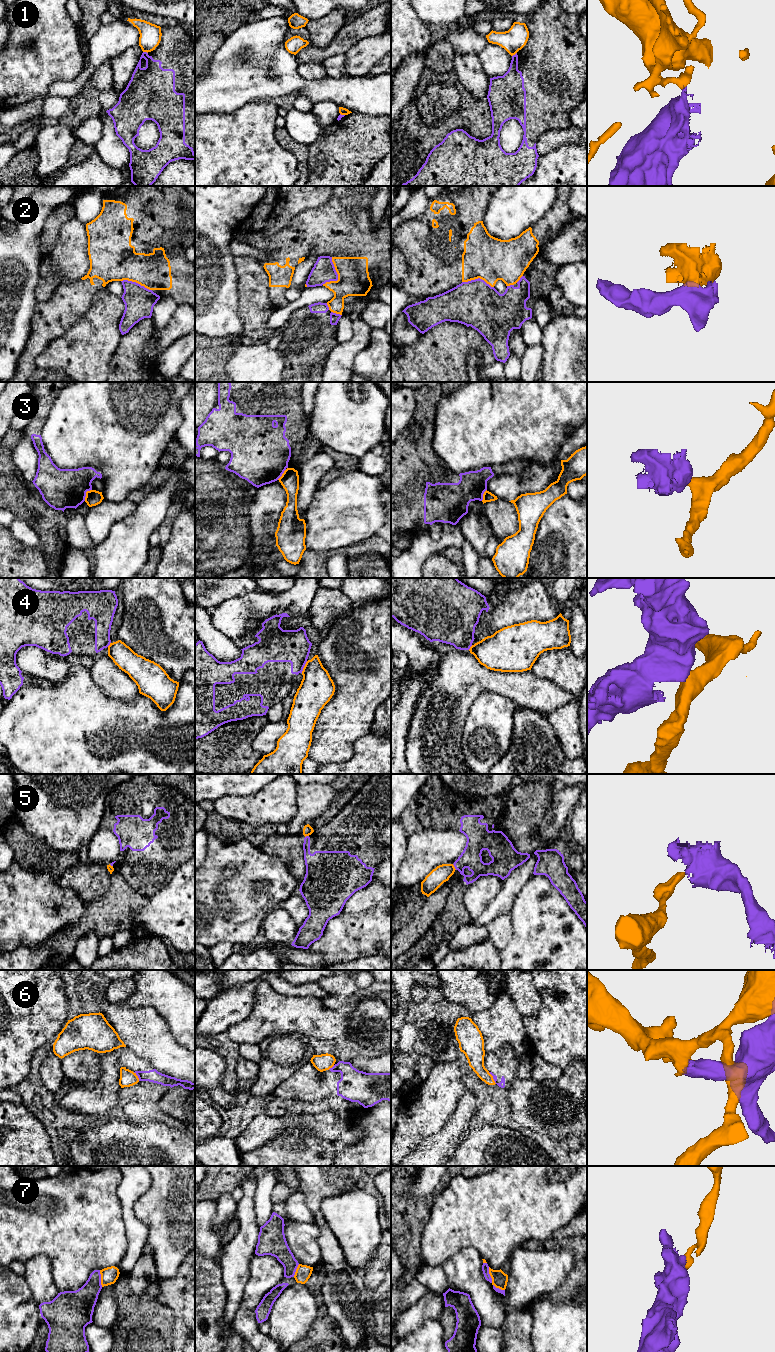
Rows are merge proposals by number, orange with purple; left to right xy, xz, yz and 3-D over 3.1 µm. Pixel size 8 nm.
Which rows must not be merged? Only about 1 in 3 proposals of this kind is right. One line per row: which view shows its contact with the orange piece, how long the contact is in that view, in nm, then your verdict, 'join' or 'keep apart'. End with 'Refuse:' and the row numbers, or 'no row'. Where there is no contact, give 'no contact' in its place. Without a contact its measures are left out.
1: meets orange in xy; contact 40 nm long; keep apart
2: meets orange in xz; contact 240 nm long; keep apart
3: meets orange in xy; contact 110 nm long; keep apart
4: meets orange in xz; contact 110 nm long; keep apart
5: meets orange in yz; contact 60 nm long; keep apart
6: meets orange in yz; contact 120 nm long; keep apart
7: meets orange in xy; contact 140 nm long; keep apart
Refuse: 1, 2, 3, 4, 5, 6, 7

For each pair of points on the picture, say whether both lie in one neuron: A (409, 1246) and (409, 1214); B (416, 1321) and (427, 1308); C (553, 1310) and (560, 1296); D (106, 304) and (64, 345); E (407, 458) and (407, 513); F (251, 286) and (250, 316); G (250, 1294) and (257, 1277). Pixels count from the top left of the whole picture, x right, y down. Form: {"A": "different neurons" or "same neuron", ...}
{"A": "same neuron", "B": "same neuron", "C": "different neurons", "D": "same neuron", "E": "same neuron", "F": "same neuron", "G": "same neuron"}

